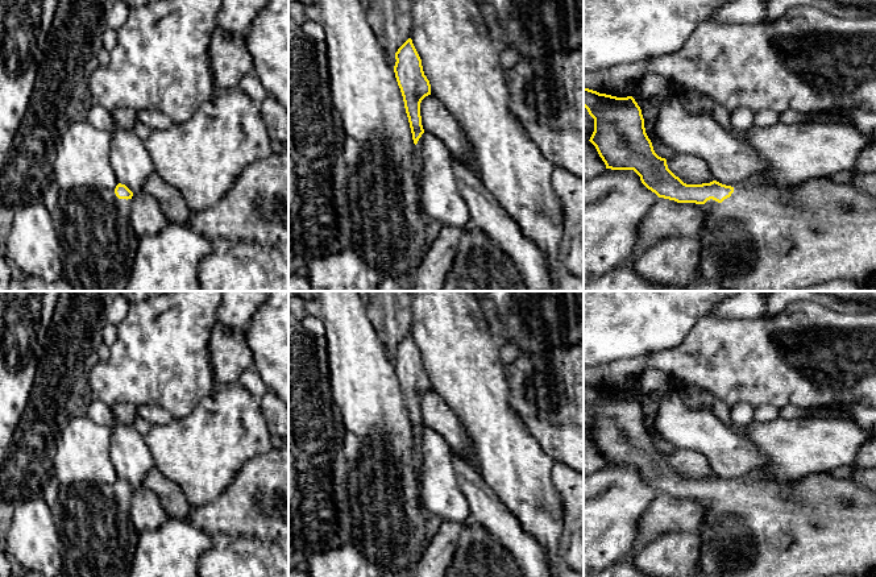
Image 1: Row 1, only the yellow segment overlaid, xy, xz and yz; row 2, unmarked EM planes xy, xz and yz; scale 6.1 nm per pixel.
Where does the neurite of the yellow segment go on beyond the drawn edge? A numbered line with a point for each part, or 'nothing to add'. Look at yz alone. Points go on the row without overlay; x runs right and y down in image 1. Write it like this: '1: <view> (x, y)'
1: yz (818, 526)

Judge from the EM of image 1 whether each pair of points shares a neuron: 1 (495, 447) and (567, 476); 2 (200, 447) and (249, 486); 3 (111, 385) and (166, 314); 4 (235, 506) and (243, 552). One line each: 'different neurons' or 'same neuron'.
1: different neurons
2: different neurons
3: same neuron
4: different neurons

